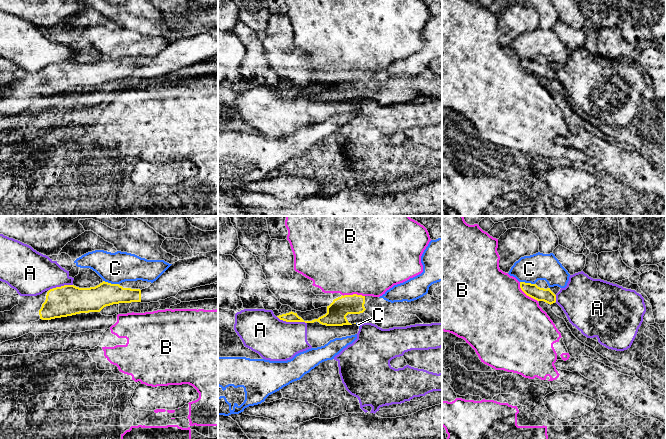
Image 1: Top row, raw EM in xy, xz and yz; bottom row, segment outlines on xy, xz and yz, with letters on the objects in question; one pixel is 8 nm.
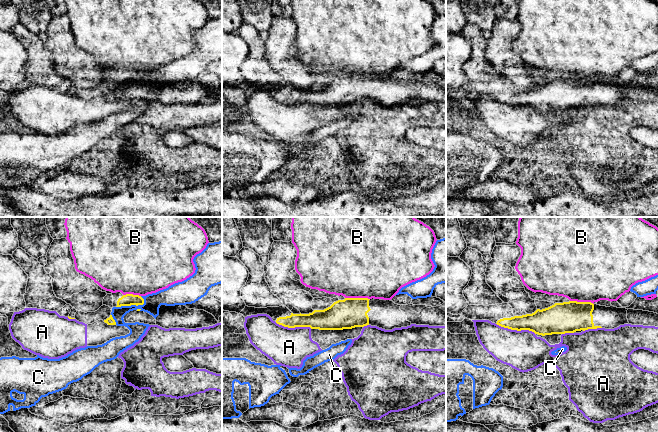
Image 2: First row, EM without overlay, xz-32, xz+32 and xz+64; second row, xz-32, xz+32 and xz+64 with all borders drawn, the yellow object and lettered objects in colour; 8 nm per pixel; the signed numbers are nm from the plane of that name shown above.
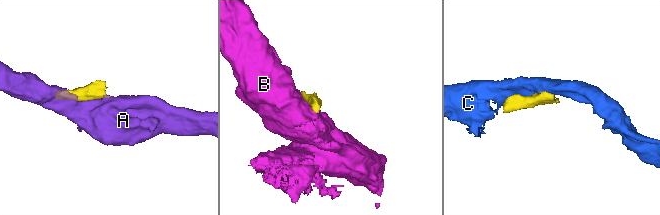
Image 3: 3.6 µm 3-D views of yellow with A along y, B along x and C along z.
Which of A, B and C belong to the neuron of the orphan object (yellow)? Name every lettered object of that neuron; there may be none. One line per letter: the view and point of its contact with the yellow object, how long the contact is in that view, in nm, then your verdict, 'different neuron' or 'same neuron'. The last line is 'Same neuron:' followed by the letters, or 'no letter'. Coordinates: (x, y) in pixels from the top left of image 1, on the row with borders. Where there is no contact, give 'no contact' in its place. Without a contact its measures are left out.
A: contact xz (292, 321); length 240 nm; different neuron
B: contact yz (526, 294); length 220 nm; different neuron
C: contact xy (110, 283); length 130 nm; different neuron
Same neuron: no letter

